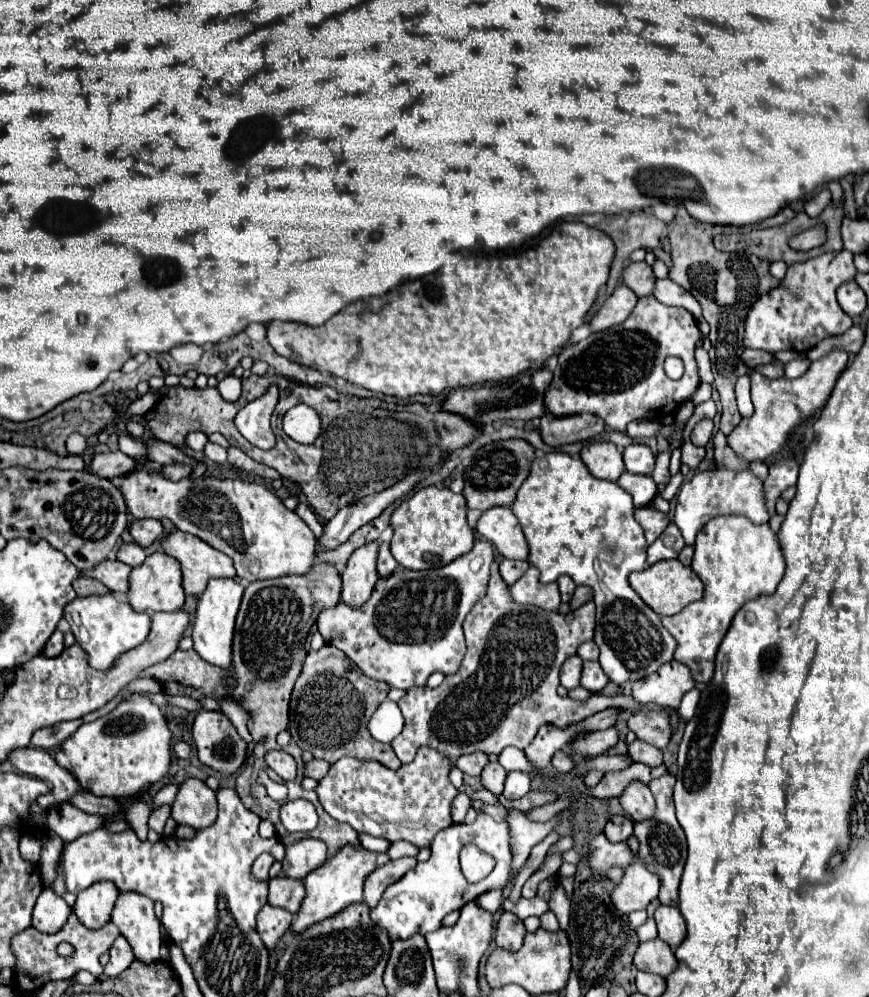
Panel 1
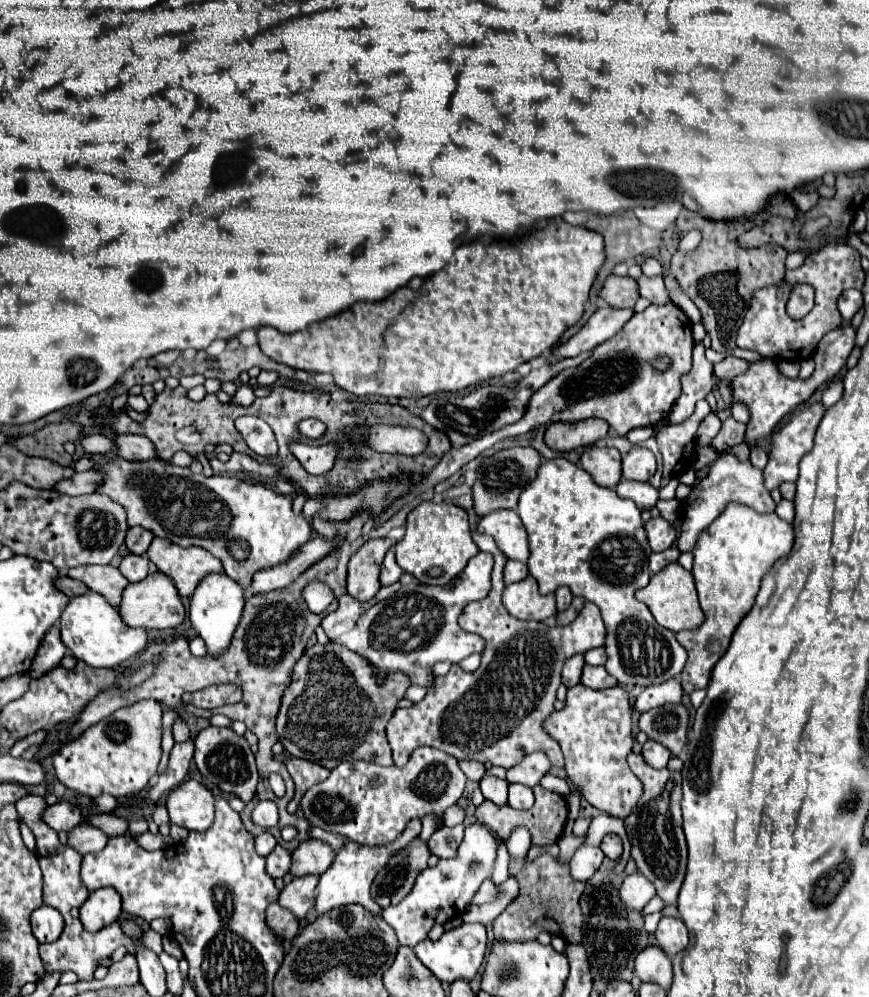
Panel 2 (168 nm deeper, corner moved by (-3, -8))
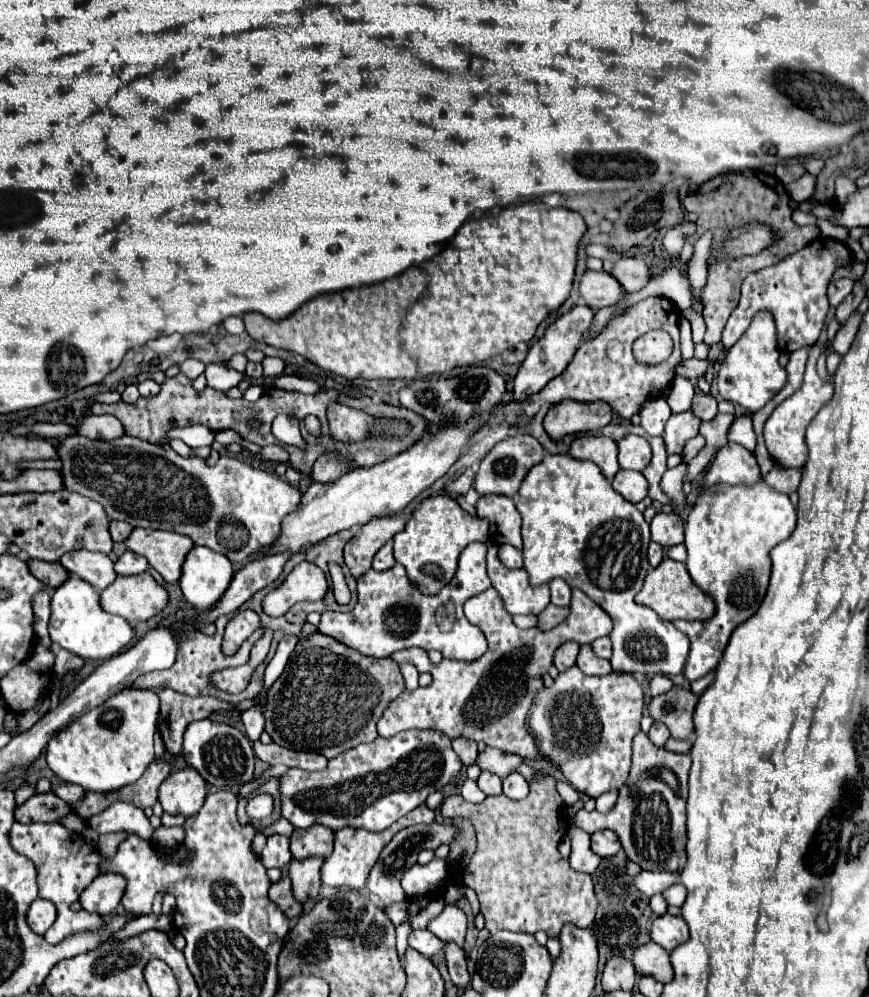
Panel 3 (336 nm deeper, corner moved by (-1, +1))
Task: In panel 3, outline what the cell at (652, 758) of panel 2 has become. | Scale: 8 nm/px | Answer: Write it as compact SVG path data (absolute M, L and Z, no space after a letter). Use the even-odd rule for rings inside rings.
M654 721L654 725L652 725L652 729L650 729L650 739L652 739L652 743L654 745L658 745L658 747L662 747L666 741L668 741L668 737L670 737L670 731L666 729L666 725L664 723L658 723L658 721Z

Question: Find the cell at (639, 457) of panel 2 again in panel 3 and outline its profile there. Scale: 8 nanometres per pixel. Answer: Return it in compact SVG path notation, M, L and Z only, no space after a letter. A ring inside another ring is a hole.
M626 435L618 441L618 463L622 469L634 469L634 471L642 471L652 457L650 451L650 443L644 437L638 435Z

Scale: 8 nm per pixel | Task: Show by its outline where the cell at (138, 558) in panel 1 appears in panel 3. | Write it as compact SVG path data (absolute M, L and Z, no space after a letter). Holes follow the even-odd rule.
M126 551L116 563L114 563L114 571L118 575L140 575L144 571L148 571L148 563L146 557L140 557L132 551Z

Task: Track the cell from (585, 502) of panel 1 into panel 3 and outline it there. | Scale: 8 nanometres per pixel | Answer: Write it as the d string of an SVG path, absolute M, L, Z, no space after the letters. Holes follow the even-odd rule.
M544 455L542 463L532 467L522 481L516 507L522 515L524 569L530 575L530 583L542 585L560 577L570 587L584 591L612 617L614 631L610 633L610 639L614 655L610 663L614 671L646 675L678 675L684 671L690 651L688 637L682 635L682 631L678 631L670 621L660 619L652 609L634 601L648 571L646 549L650 543L650 527L636 505L618 495L594 463L576 461L570 455Z

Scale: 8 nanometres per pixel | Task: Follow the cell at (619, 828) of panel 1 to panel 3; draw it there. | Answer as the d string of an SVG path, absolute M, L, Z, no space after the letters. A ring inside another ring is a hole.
M608 829L596 831L592 835L592 845L590 847L600 857L612 857L612 855L616 855L620 851L620 839L618 839L618 835L614 831L608 831Z

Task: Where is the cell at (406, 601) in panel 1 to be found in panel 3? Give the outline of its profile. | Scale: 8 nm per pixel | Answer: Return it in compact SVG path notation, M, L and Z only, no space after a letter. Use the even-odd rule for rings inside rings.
M470 543L458 559L458 571L450 585L446 585L438 595L422 595L406 577L406 569L396 563L388 571L366 571L358 577L358 603L350 613L324 611L318 631L334 637L336 641L352 647L366 657L388 657L392 651L420 647L424 651L436 649L446 659L454 661L474 661L486 651L484 633L472 625L464 613L462 605L466 599L490 589L490 579L486 575L486 543Z

